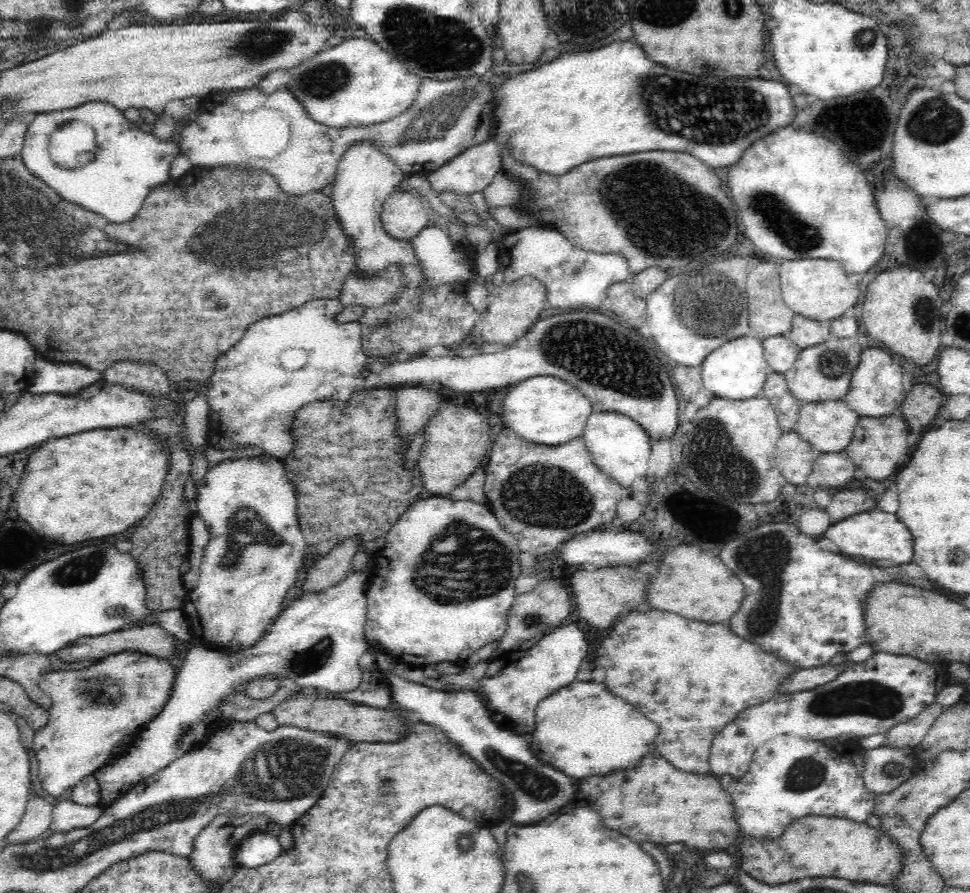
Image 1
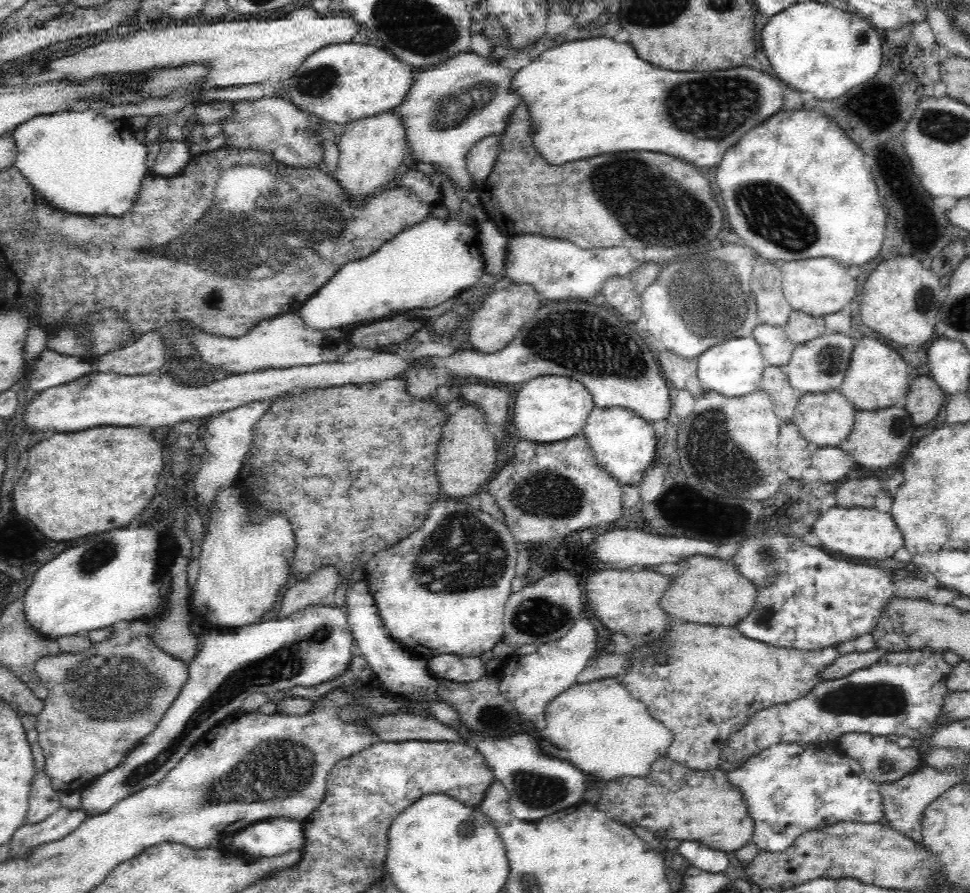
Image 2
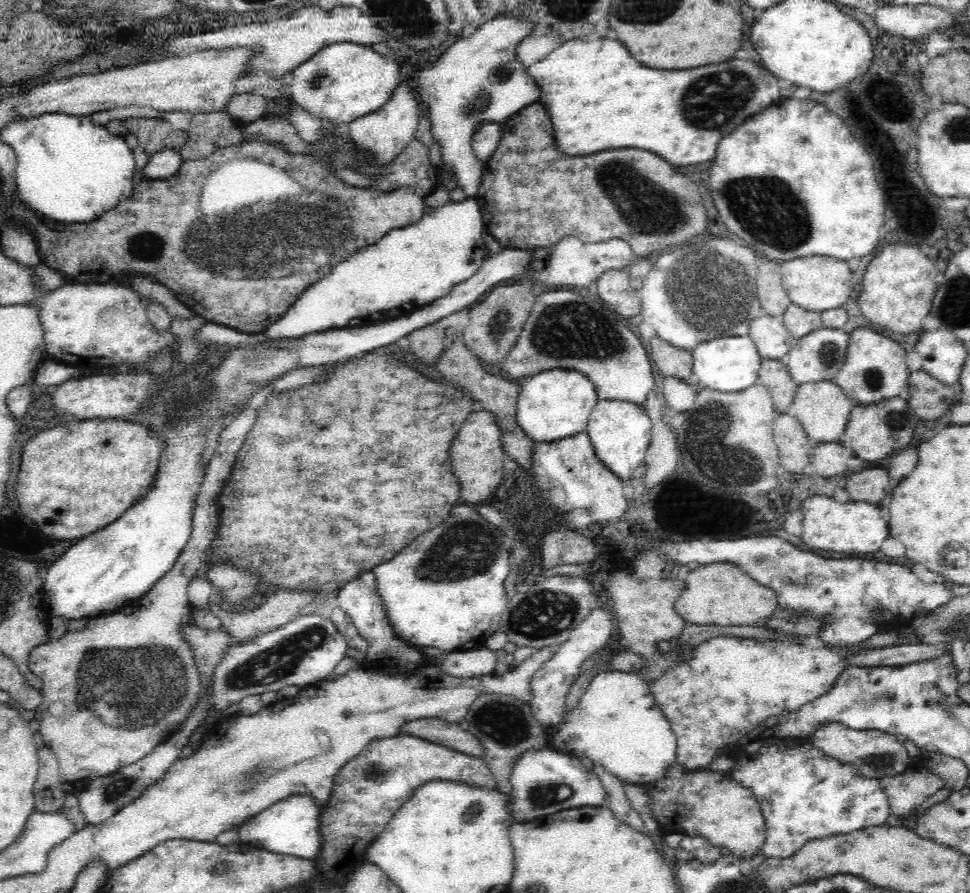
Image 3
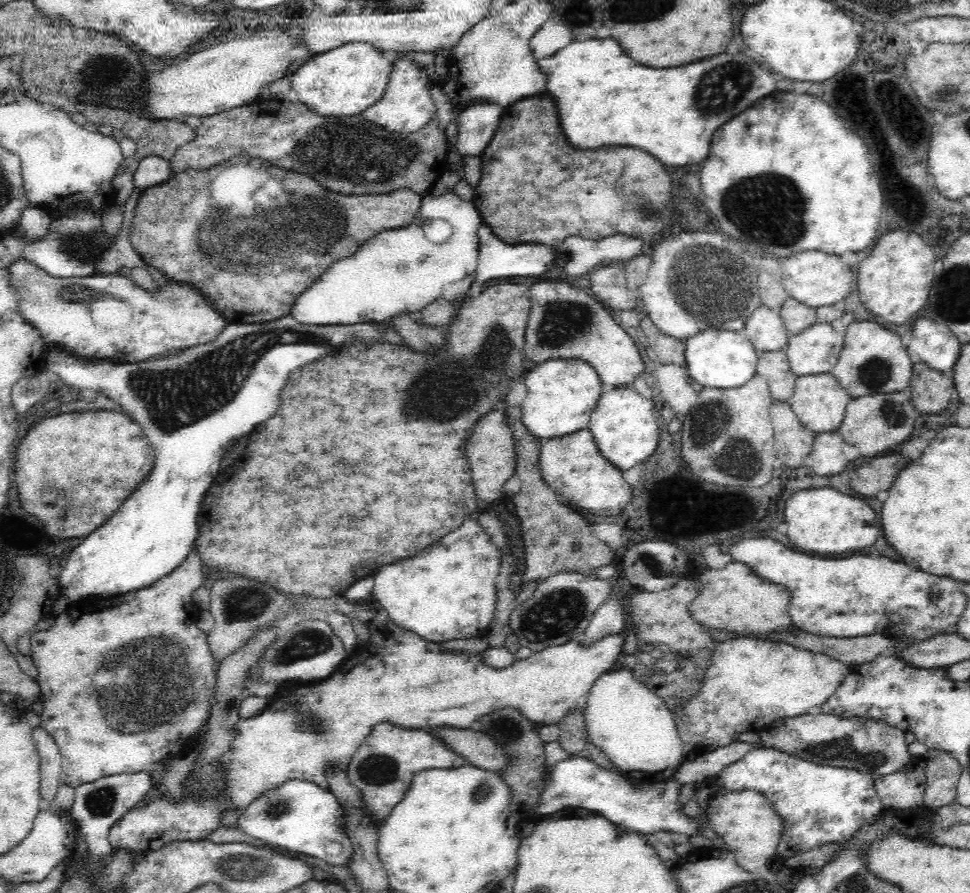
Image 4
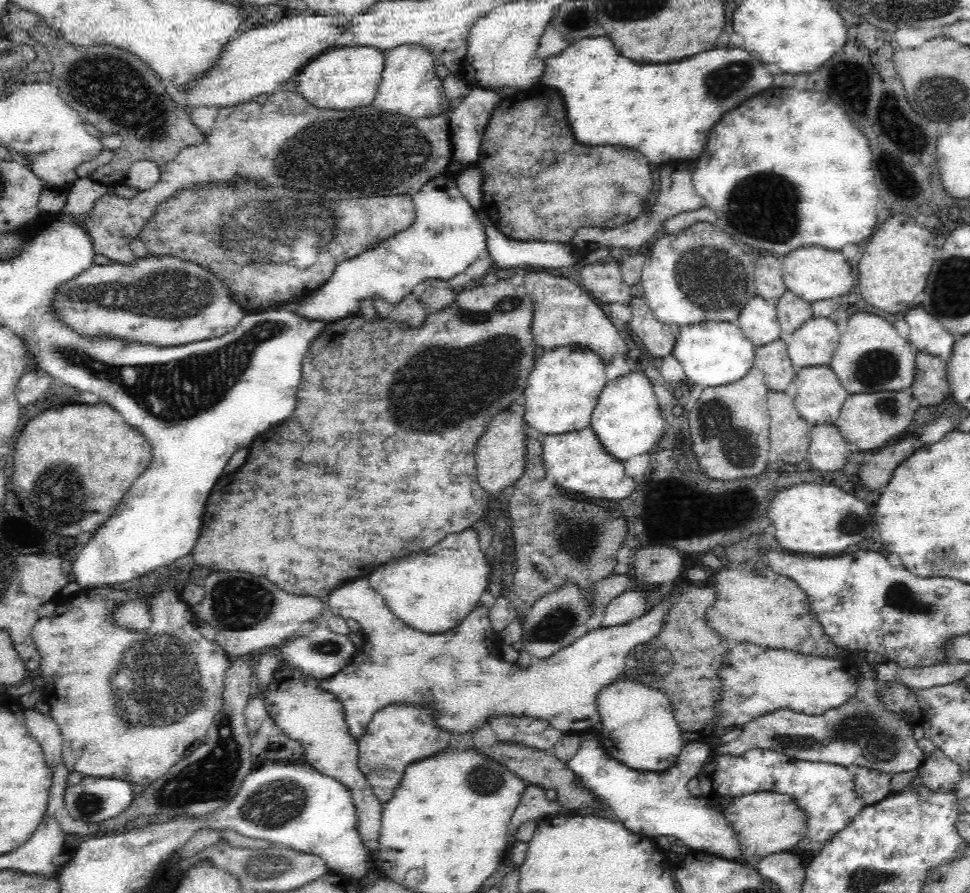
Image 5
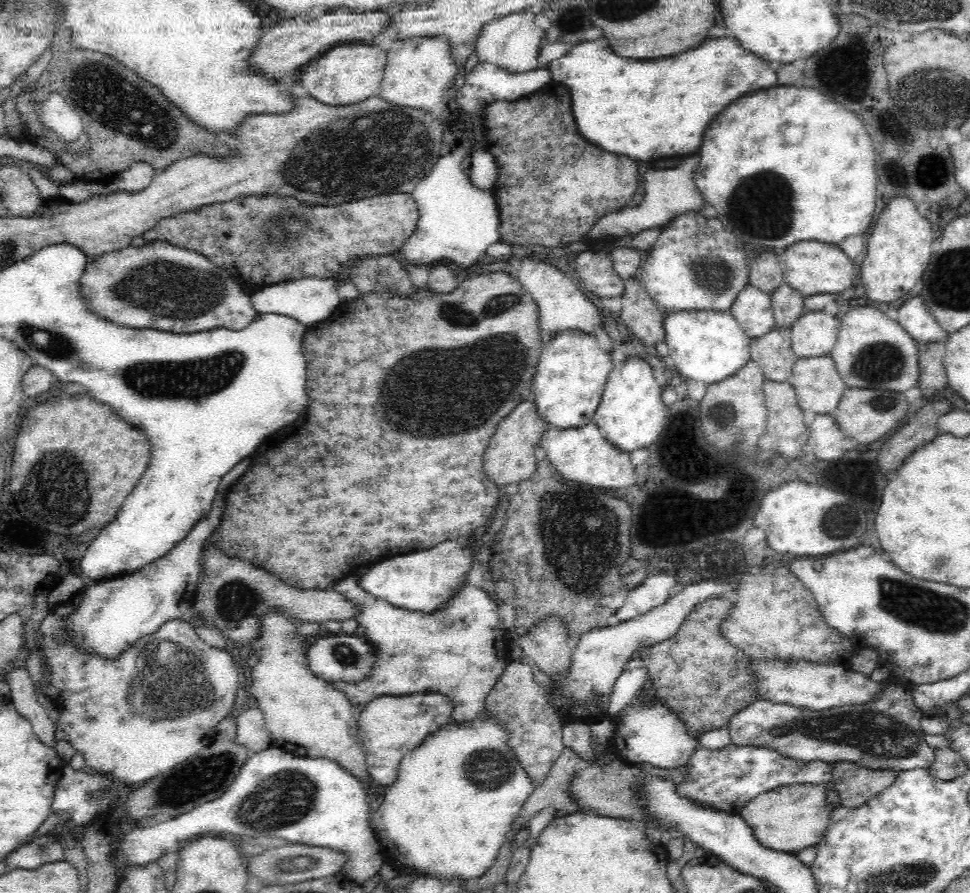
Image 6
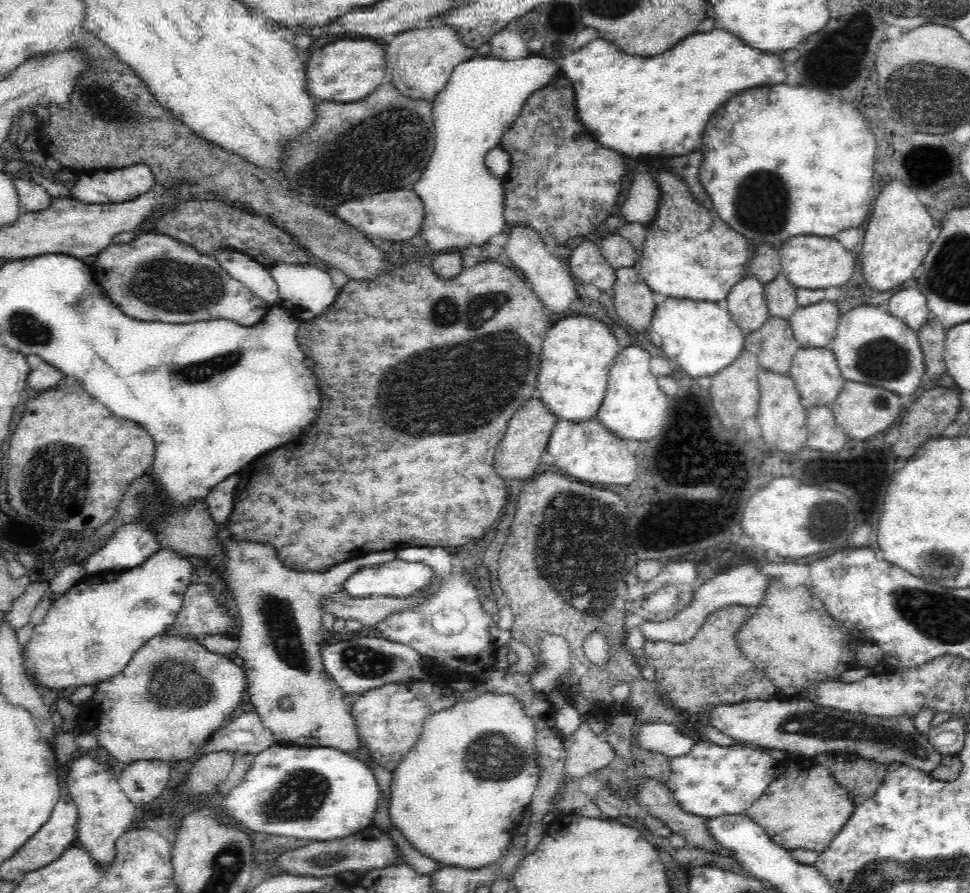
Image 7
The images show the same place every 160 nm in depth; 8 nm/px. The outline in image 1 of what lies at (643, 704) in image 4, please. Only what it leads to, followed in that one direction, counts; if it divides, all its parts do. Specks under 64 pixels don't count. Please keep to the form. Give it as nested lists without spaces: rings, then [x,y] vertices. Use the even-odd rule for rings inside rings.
[[[598,678],[590,682],[574,680],[568,686],[543,698],[535,710],[536,726],[532,734],[531,753],[546,765],[572,778],[590,774],[608,774],[614,766],[632,766],[645,754],[655,750],[658,726],[635,706],[614,696]]]

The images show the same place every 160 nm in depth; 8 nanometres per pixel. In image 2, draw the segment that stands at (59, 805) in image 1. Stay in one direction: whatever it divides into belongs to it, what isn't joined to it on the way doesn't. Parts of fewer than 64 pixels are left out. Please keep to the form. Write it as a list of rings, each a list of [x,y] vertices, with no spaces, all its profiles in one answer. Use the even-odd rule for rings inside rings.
[[[62,805],[58,810],[36,824],[24,824],[10,840],[11,858],[28,858],[34,847],[54,842],[74,832],[85,820],[82,810]]]

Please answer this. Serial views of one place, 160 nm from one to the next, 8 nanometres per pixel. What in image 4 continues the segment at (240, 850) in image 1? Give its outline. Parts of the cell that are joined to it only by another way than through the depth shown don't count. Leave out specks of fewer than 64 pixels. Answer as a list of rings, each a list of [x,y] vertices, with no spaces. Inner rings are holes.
[[[290,778],[282,785],[264,790],[237,820],[237,826],[256,840],[314,856],[332,866],[348,866],[354,854],[353,844],[345,829],[345,814],[341,804],[328,787]]]

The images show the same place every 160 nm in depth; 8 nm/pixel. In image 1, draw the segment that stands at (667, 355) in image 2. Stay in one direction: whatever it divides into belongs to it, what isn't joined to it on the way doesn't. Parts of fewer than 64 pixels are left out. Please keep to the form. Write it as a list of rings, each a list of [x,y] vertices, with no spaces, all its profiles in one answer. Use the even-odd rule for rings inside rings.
[[[677,363],[674,366],[676,370],[672,378],[682,398],[687,402],[694,402],[698,408],[706,406],[712,396],[702,384],[700,367],[678,365]]]

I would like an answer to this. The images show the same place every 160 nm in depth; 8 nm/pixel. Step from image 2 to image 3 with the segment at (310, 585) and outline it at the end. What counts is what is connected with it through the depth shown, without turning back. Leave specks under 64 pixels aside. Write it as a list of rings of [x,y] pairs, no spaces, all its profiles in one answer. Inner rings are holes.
[[[279,589],[273,594],[274,596],[270,596],[266,600],[266,604],[262,604],[259,608],[248,608],[246,611],[240,611],[239,614],[230,614],[229,611],[222,610],[218,605],[214,605],[214,602],[208,603],[208,610],[221,621],[221,624],[232,635],[231,642],[237,642],[238,645],[241,645],[242,642],[248,642],[250,639],[258,637],[258,634],[269,633],[274,629],[285,626],[291,621],[291,617],[294,617],[294,614],[309,605],[315,598],[315,594],[311,594],[310,590],[292,591]]]

